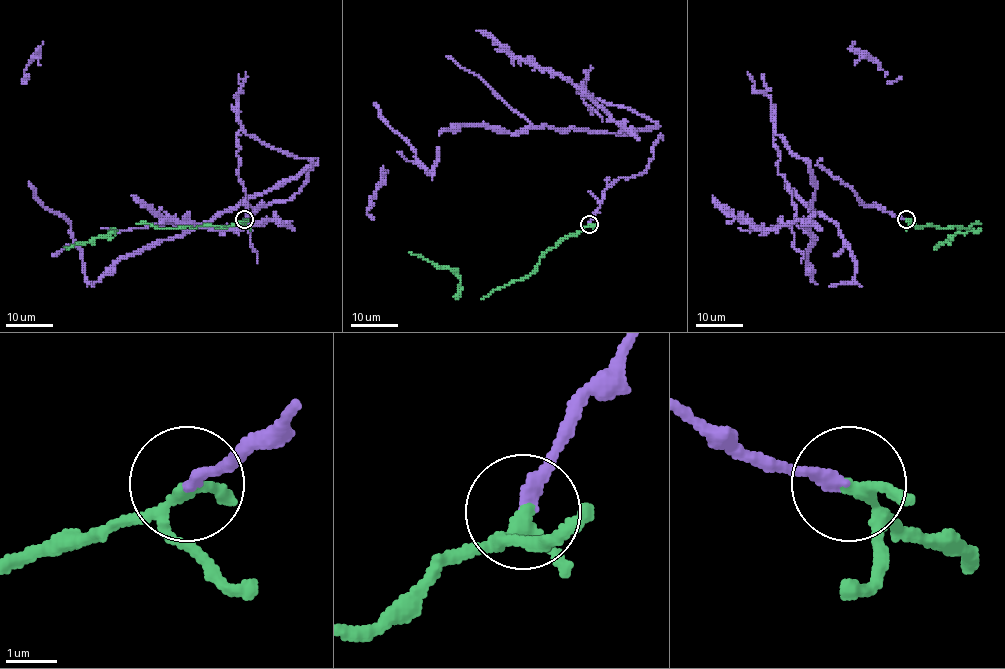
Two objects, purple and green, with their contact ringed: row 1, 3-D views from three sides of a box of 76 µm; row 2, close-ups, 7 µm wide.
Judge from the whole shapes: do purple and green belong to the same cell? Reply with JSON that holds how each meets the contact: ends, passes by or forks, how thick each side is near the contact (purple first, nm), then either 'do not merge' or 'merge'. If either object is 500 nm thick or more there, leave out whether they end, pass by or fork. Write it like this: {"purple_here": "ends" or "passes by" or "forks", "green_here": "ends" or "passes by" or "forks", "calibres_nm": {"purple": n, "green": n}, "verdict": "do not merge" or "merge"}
{"purple_here": "ends", "green_here": "forks", "calibres_nm": {"purple": 240, "green": 180}, "verdict": "do not merge"}

